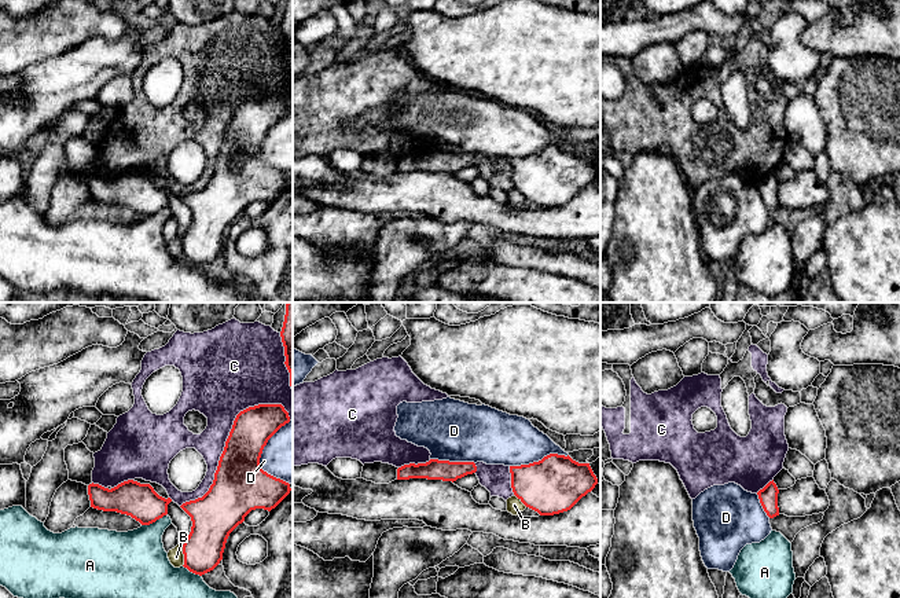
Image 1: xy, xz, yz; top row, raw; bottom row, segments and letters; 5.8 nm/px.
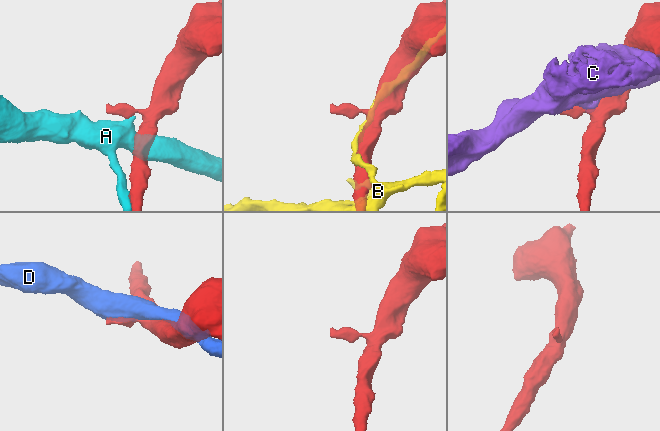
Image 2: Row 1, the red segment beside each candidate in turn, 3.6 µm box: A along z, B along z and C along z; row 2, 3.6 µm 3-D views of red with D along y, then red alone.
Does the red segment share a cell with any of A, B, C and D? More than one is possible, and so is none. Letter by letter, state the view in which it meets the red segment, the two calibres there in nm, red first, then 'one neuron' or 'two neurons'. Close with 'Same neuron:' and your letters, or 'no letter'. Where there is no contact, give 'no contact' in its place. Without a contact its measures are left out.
A: xy | 200/360 nm | two neurons
B: xy | 240/90 nm | two neurons
C: xy | 300/240 nm | two neurons
D: xz | 320/300 nm | two neurons
Same neuron: no letter

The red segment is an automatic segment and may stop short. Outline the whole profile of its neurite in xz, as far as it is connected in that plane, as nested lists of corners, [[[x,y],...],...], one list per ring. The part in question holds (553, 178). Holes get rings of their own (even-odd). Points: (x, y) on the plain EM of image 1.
[[[550,146],[539,154],[510,158],[514,187],[540,208],[570,202],[598,176],[589,155]]]

